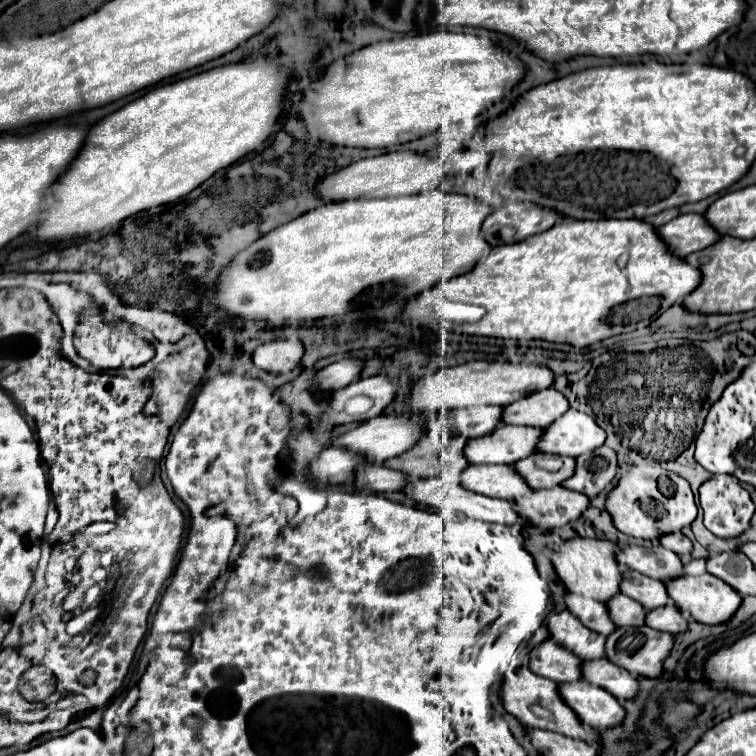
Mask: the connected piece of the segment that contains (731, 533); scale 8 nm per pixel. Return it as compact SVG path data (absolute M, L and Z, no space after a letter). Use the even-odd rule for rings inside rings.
M728 474L712 476L700 486L700 506L704 510L704 526L720 538L734 538L742 534L750 526L750 518L754 512L750 494L740 486L740 482L734 476Z

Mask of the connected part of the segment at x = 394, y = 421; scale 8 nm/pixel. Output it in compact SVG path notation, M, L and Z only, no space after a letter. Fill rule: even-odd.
M376 416L372 420L366 420L354 430L348 430L340 438L334 440L334 446L338 448L352 448L352 452L360 452L362 456L368 456L370 464L382 464L388 458L400 456L402 452L410 450L422 436L424 424L418 418L412 416Z

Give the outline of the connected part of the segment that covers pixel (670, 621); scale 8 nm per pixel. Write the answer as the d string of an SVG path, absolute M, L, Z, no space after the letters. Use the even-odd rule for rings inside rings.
M666 604L664 608L648 610L644 624L650 628L656 628L660 632L670 632L670 634L682 632L688 626L688 622L680 616L680 610L676 608L676 604Z

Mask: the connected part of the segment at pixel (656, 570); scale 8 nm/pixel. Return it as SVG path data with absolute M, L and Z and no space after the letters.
M618 546L620 552L616 552L616 558L624 568L636 570L644 576L650 576L654 580L670 580L676 576L682 576L684 568L680 558L666 550L664 546Z

